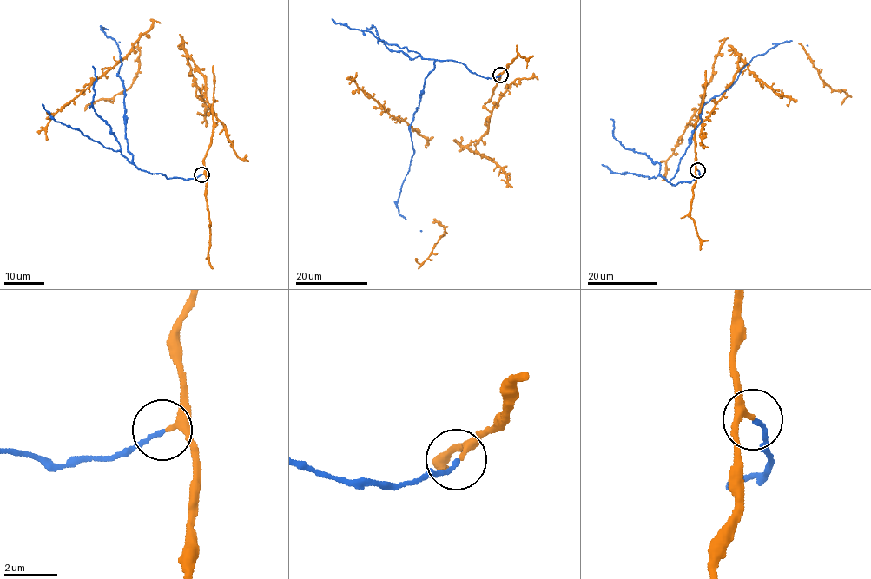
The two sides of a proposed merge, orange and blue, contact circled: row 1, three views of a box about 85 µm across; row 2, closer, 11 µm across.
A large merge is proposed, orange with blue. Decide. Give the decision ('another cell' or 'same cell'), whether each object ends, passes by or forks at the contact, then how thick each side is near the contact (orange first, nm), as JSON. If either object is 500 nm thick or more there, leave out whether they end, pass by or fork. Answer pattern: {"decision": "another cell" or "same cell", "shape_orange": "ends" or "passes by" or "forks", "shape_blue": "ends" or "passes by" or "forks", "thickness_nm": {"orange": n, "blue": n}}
{"decision": "same cell", "shape_orange": "passes by", "shape_blue": "ends", "thickness_nm": {"orange": 200, "blue": 160}}

